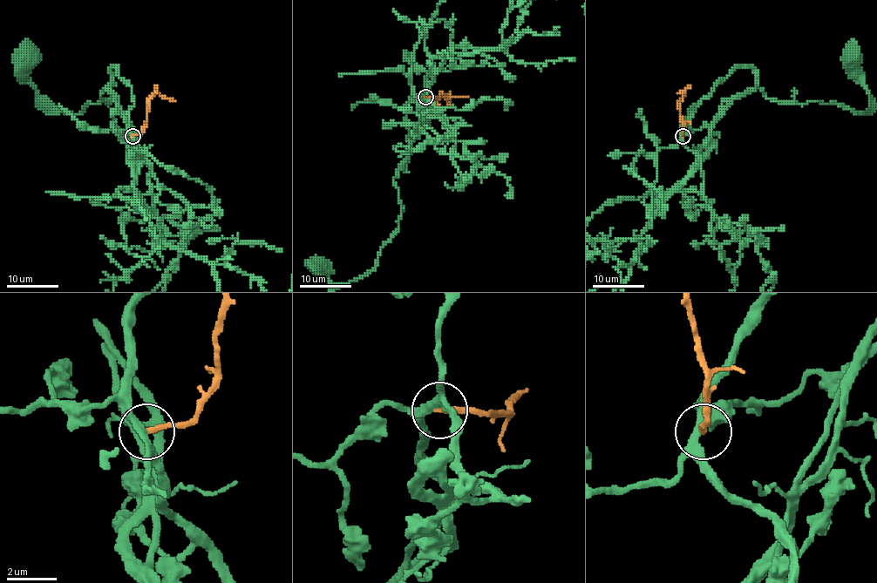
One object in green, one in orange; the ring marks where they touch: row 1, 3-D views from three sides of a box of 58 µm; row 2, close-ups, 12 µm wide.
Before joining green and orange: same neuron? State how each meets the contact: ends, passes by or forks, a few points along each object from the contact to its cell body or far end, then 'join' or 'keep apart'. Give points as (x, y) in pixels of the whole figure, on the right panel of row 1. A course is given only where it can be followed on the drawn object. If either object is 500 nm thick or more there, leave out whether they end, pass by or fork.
green forks there; orange ends there; green runs (682, 135), (692, 109), (737, 66), (751, 66), (767, 98), (863, 111), (868, 94), (852, 55); orange runs (682, 135), (679, 102), (684, 97), (683, 94), (683, 100); keep apart

